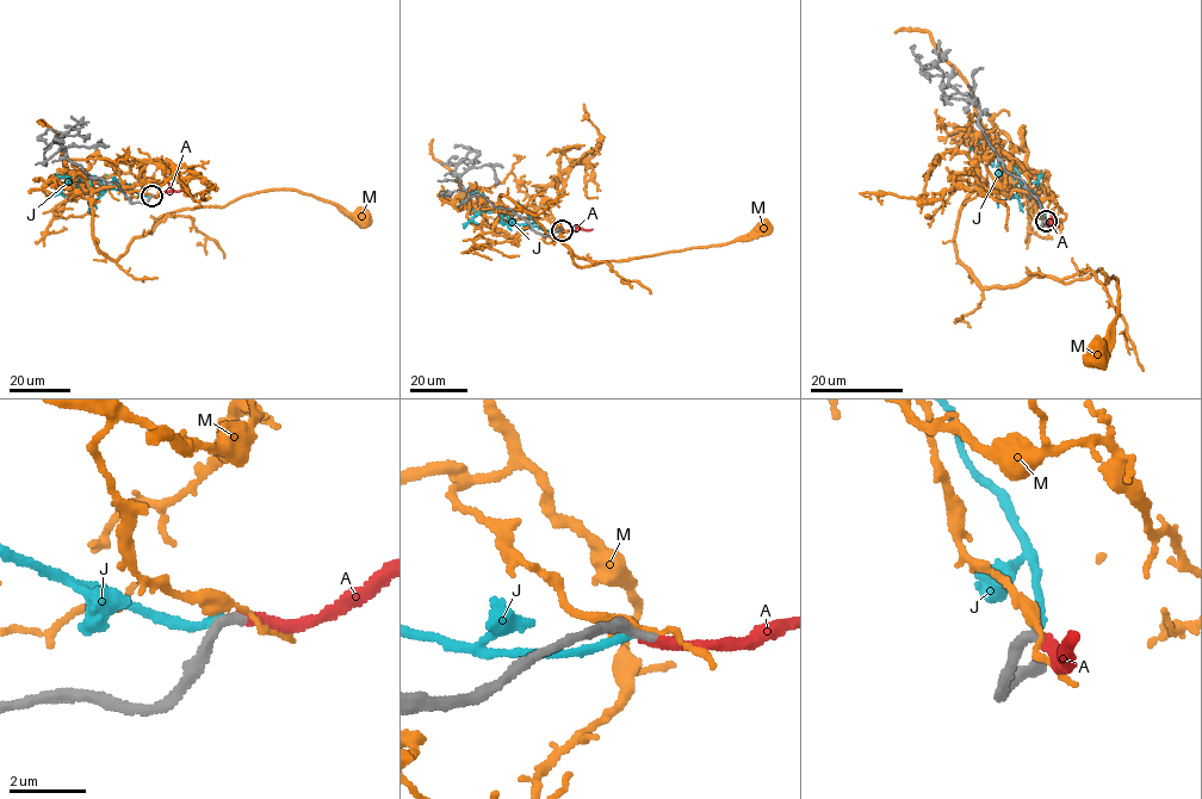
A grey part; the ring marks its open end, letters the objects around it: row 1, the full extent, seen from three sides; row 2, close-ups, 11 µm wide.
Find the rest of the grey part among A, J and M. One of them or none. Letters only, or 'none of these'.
A

